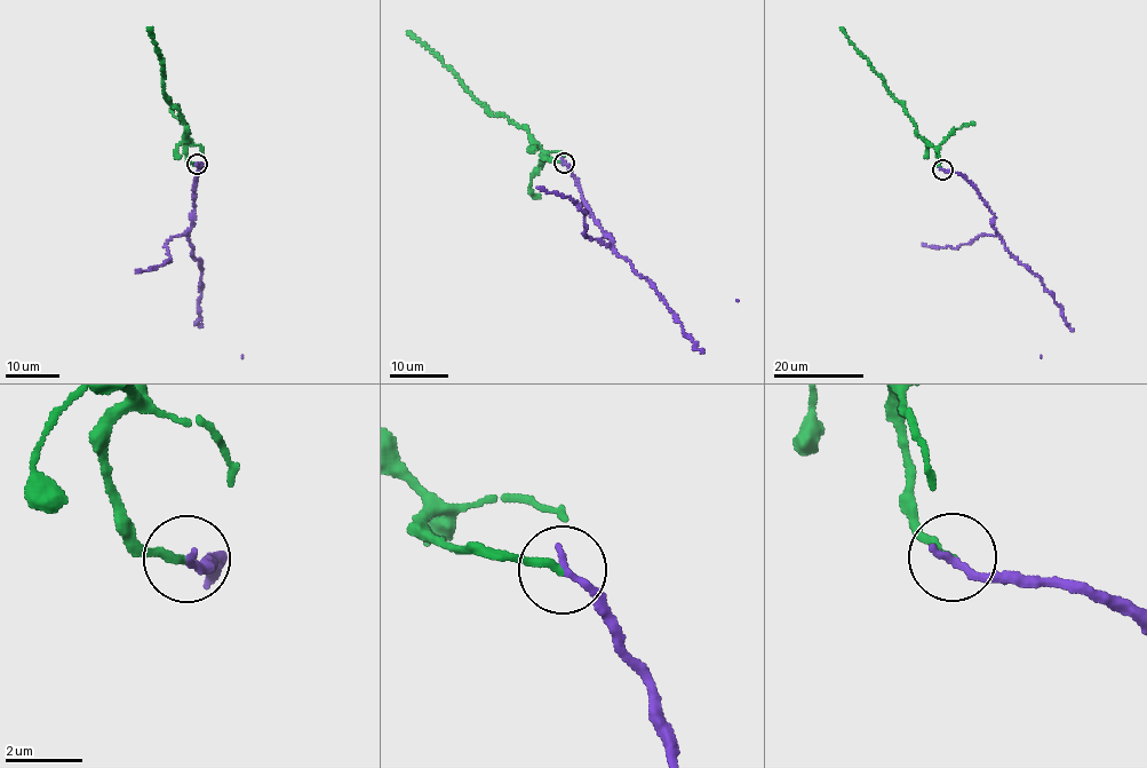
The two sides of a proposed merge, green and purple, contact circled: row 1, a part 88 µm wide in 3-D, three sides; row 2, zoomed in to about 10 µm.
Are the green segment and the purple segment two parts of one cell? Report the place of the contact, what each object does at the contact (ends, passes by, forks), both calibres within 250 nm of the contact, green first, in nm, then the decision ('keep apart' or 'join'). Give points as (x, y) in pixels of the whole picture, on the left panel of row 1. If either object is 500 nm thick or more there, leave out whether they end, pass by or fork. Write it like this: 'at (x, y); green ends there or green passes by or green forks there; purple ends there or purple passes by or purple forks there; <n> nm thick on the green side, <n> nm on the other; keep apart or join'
at (197, 164); green ends there; purple ends there; 200 nm thick on the green side, 200 nm on the other; join

